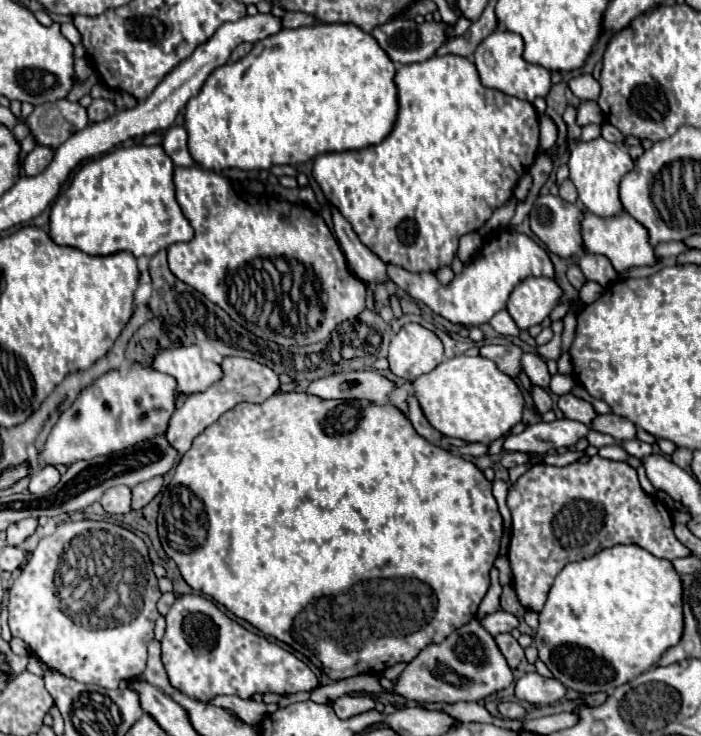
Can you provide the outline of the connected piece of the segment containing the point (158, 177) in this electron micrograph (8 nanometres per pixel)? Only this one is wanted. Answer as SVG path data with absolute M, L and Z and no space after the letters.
M132 145L104 153L100 159L84 163L70 181L70 187L60 193L50 213L50 237L58 245L70 245L82 249L88 255L110 255L118 251L130 251L134 257L152 257L160 249L168 249L172 243L190 241L194 229L184 217L174 197L174 163L162 149L162 145Z

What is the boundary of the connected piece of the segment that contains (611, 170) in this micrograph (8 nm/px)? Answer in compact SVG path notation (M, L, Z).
M602 137L588 141L588 143L580 141L570 153L568 167L570 167L570 181L578 189L578 199L584 203L584 207L590 213L600 215L600 217L612 217L622 211L618 185L620 185L620 179L628 171L634 169L634 161L630 159L630 155L622 147L618 147L616 143L610 143Z

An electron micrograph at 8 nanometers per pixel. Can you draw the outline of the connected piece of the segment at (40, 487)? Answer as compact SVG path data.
M44 465L40 471L36 471L30 479L30 491L32 493L46 493L52 487L56 487L60 481L60 473L54 465Z

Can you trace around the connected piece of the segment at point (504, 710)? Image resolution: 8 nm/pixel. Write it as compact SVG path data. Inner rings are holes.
M500 703L500 715L506 719L522 719L526 715L526 709L518 703Z

